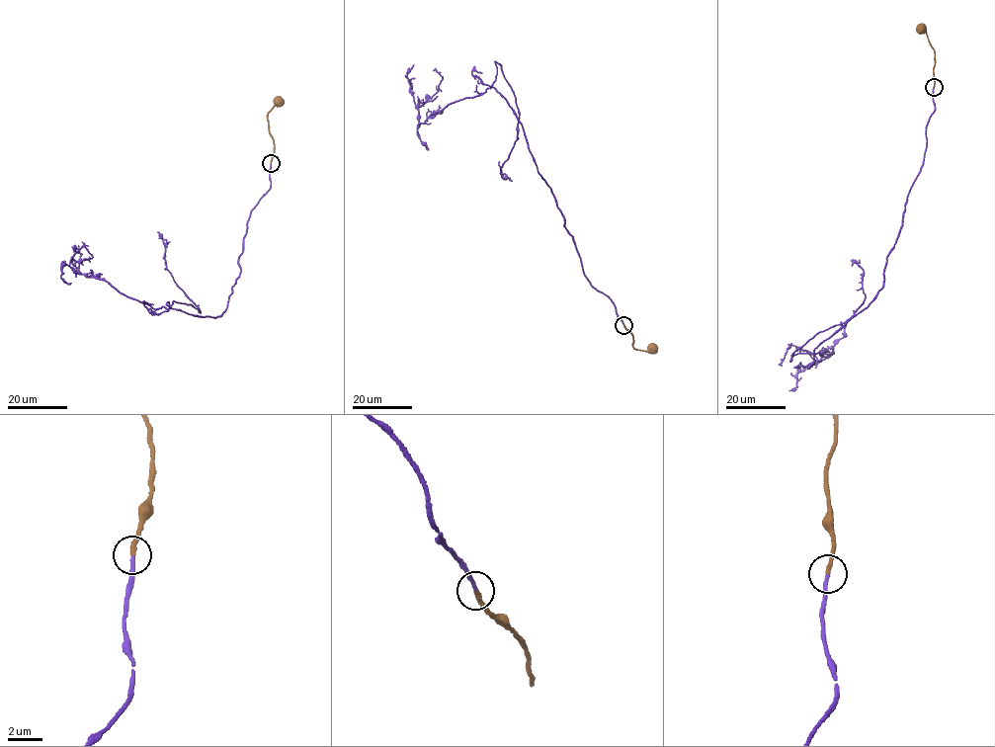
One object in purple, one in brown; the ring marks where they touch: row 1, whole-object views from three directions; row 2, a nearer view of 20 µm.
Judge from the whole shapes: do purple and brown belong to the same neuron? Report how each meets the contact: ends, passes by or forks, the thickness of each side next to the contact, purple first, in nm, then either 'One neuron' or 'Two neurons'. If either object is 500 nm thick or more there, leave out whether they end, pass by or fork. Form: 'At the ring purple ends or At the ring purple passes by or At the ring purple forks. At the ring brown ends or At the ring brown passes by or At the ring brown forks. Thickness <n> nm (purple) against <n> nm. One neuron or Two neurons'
At the ring purple ends. At the ring brown ends. Thickness 220 nm (purple) against 260 nm. One neuron

